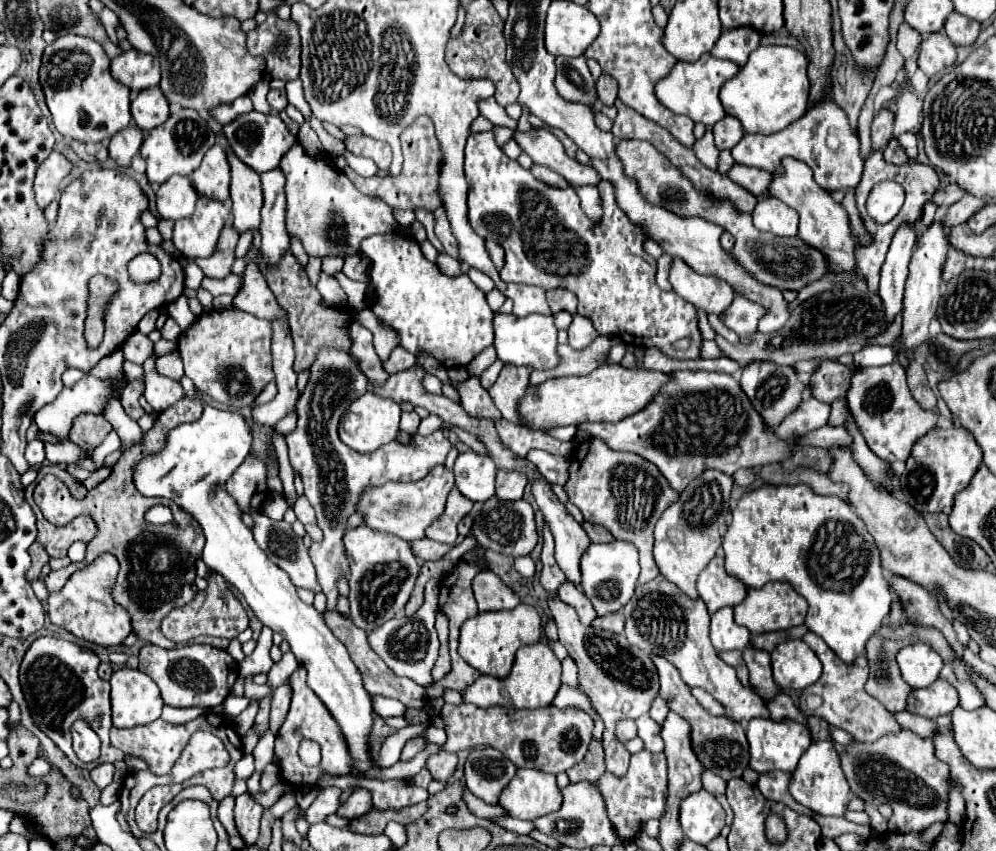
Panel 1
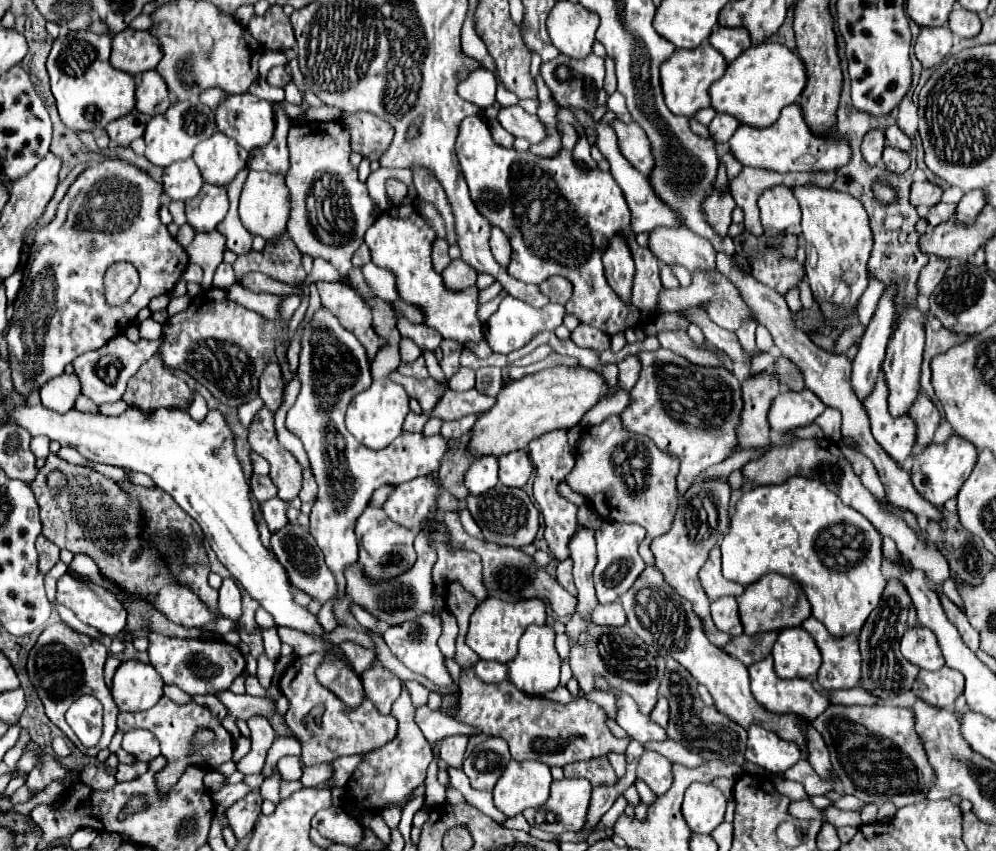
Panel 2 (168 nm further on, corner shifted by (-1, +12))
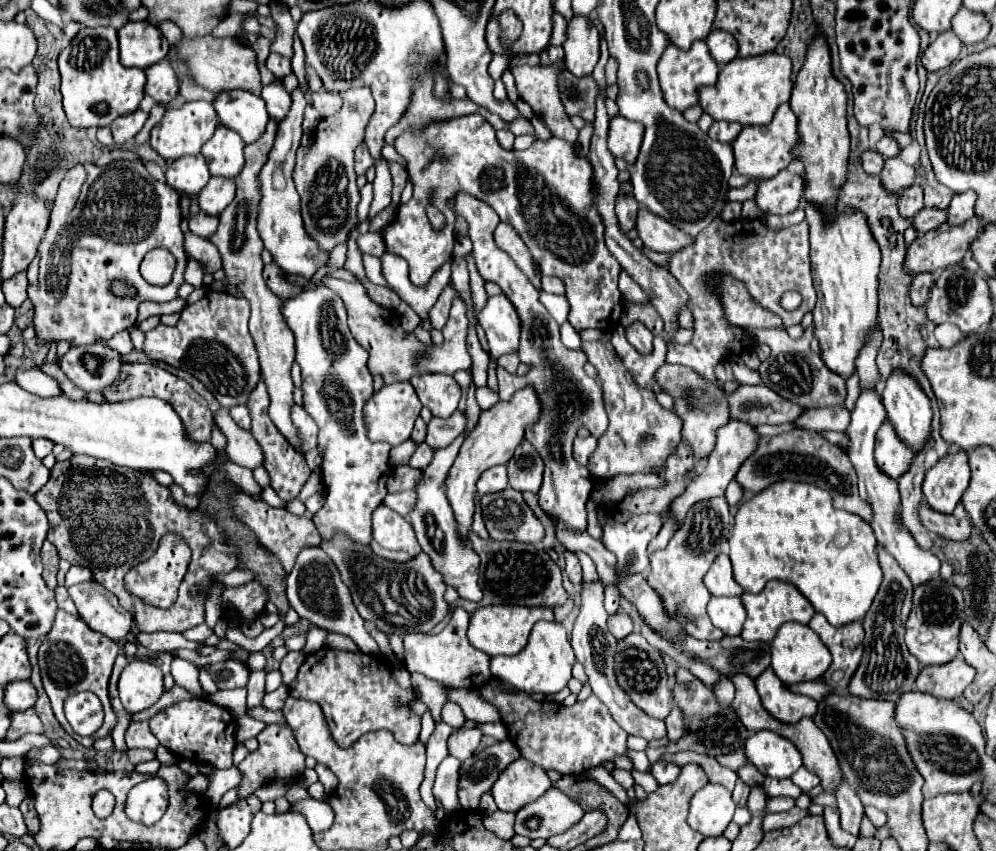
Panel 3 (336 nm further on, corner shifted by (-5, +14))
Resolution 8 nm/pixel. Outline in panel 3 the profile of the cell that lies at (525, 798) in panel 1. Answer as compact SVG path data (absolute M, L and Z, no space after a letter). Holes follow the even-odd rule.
M518 758L498 776L492 786L492 796L498 810L518 812L524 804L540 798L552 786L544 768L538 768L526 758Z

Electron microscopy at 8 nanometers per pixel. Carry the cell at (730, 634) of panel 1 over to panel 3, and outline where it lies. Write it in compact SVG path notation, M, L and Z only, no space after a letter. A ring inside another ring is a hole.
M710 598L708 616L712 624L720 628L726 636L738 636L746 620L746 610L740 598Z

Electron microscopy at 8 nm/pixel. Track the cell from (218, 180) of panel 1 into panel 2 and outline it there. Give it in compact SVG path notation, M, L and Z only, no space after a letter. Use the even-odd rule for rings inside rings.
M214 132L214 138L198 144L198 150L194 150L192 158L198 164L204 182L228 186L236 174L246 168L248 152L226 134Z

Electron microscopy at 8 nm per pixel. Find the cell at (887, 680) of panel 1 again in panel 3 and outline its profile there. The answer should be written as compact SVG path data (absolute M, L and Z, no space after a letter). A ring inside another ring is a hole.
M880 544L876 548L876 552L878 552L880 568L884 572L884 582L882 582L870 610L866 612L864 656L862 656L858 670L854 672L854 676L850 680L848 690L850 690L850 694L854 694L858 698L896 702L904 692L914 688L916 676L920 672L920 662L916 658L912 658L904 648L904 622L910 612L914 586L912 586L910 578L906 576L906 572L898 566L898 562Z

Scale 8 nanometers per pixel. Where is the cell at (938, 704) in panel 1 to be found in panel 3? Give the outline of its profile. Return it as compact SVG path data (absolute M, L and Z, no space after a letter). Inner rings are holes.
M956 656L952 662L942 666L924 666L916 680L916 686L920 692L926 692L930 696L956 700L974 680L974 674L974 668L966 664L962 656Z

